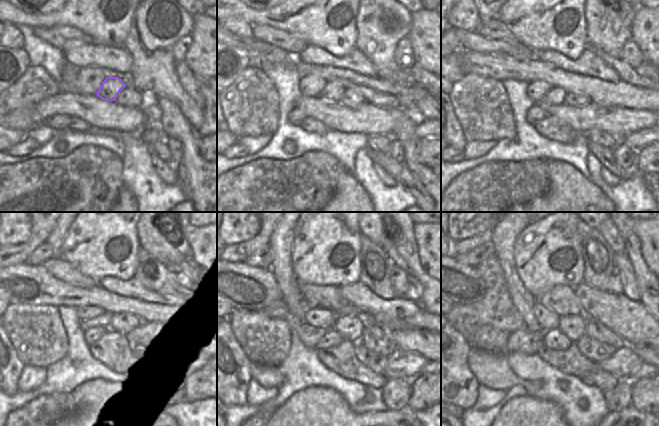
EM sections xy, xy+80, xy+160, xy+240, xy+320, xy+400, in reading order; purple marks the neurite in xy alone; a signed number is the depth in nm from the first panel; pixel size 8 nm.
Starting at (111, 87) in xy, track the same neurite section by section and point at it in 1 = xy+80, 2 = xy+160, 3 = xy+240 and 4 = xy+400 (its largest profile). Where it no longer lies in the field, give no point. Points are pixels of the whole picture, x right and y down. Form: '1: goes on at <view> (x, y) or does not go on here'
1: goes on at xy+80 (333, 91)
2: goes on at xy+160 (556, 95)
3: goes on at xy+240 (103, 321)
4: goes on at xy+400 (525, 341)

